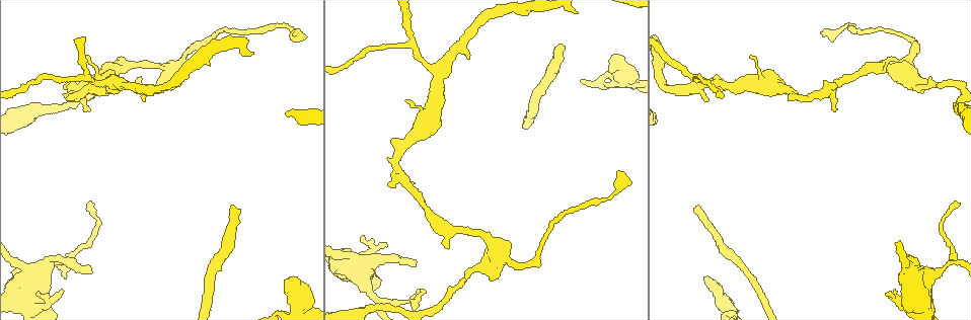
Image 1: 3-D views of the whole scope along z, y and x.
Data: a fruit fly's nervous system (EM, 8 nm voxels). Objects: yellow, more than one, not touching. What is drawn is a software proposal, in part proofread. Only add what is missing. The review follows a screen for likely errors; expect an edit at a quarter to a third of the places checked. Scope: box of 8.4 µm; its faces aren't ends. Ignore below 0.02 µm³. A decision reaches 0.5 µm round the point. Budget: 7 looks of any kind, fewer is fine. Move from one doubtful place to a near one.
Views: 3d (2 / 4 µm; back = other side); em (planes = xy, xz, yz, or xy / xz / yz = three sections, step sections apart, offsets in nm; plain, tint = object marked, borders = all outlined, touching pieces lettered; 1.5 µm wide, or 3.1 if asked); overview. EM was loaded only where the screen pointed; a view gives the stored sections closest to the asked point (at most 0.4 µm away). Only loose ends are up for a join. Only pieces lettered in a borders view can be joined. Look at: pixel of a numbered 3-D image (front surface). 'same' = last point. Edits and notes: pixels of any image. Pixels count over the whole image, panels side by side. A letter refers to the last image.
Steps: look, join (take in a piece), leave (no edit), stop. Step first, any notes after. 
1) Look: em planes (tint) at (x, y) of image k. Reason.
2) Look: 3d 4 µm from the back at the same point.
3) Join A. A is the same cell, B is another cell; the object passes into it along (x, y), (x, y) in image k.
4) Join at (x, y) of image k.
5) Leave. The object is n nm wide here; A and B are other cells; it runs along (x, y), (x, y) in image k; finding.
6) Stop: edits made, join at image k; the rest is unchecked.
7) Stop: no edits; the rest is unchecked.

Look: 3d 2 µm at (615, 54) of image 1. An open end.

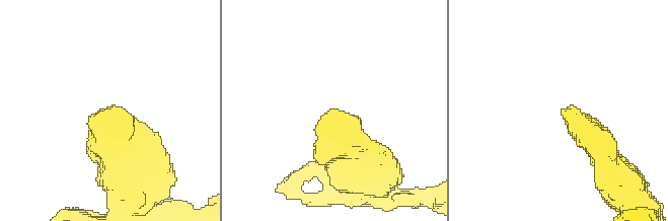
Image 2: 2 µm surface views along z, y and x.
Look: em planes (borders) at (564, 109) of image 2. Shape alone is not enough.

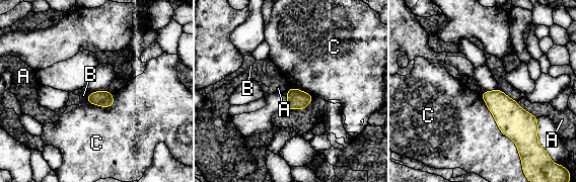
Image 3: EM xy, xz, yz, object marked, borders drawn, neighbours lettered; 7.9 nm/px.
Leave. A, B and C are other cells; a border runs along (90, 93), (86, 101) in image 3; no lettered piece goes on from it.

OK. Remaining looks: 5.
Look: em planes (borders) at (556, 46) of image 1. An open end.

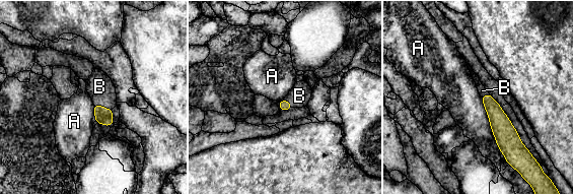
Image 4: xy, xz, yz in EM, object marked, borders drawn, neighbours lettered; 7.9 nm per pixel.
Join B. B is the same cell, A is another cell; the object passes into it along (102, 116), (102, 107), (99, 86) in image 4; the neuron continues.

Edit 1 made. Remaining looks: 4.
Look: overview. Redraw.

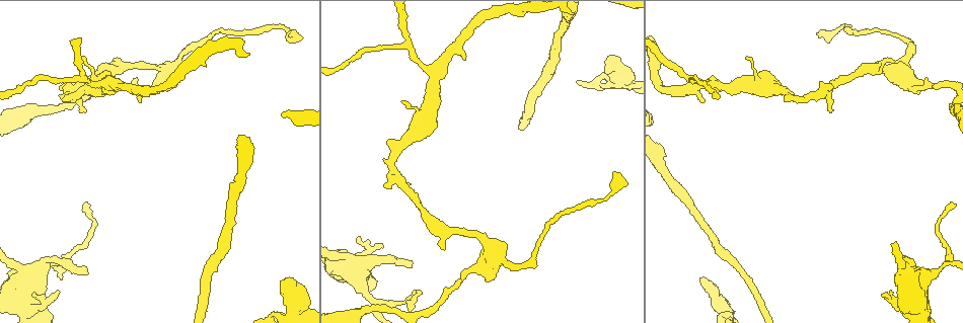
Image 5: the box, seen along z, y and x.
Look: em 3.1 µm planes (plain) at (140, 101) of image 5. Free end.

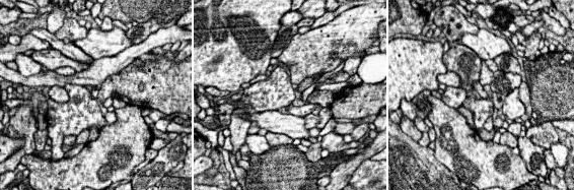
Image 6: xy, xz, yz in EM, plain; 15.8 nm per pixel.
Look: em 3.1 µm planes (borders) at the same point. See the neighbours.

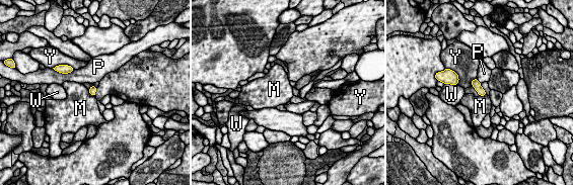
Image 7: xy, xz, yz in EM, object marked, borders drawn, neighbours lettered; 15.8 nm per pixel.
Leave. M, P, W and Y are other cells; a border runs along (88, 90), (93, 96) in image 7; none of them fits.

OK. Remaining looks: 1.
Stop: edits made, join at image 4; the rest is unchecked.

